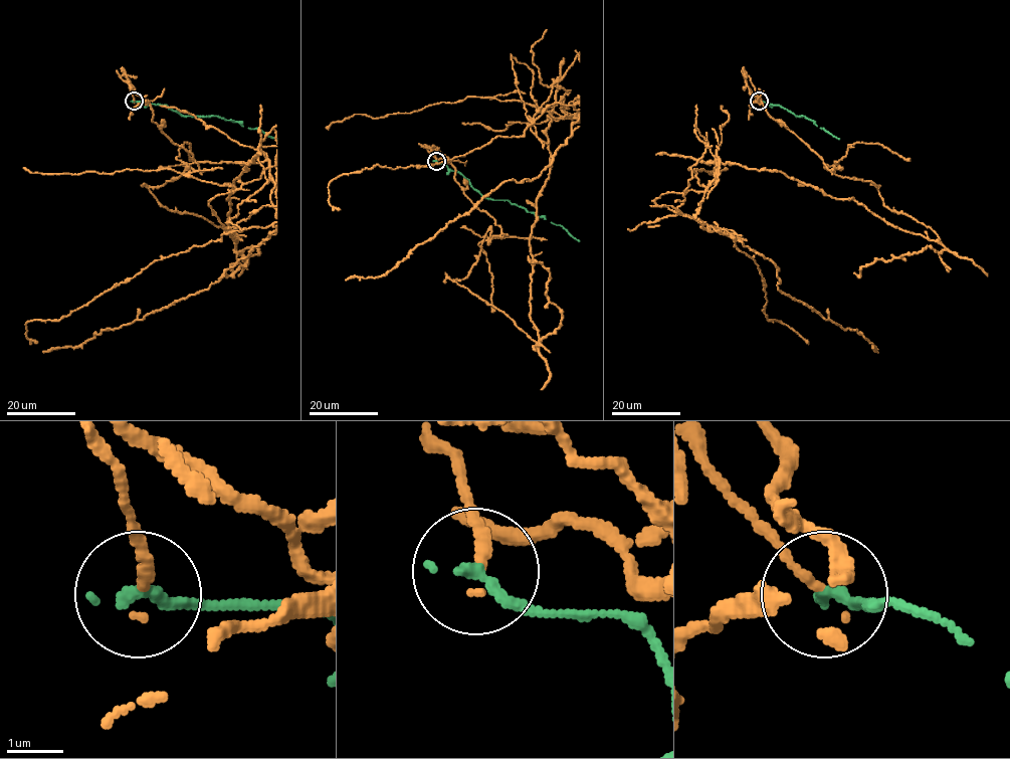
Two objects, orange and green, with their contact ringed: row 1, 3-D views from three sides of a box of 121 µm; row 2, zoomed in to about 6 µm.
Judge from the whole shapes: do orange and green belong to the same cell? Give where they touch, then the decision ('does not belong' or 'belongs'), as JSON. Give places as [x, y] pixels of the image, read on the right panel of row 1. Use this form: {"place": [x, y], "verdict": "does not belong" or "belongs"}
{"place": [759, 101], "verdict": "does not belong"}

